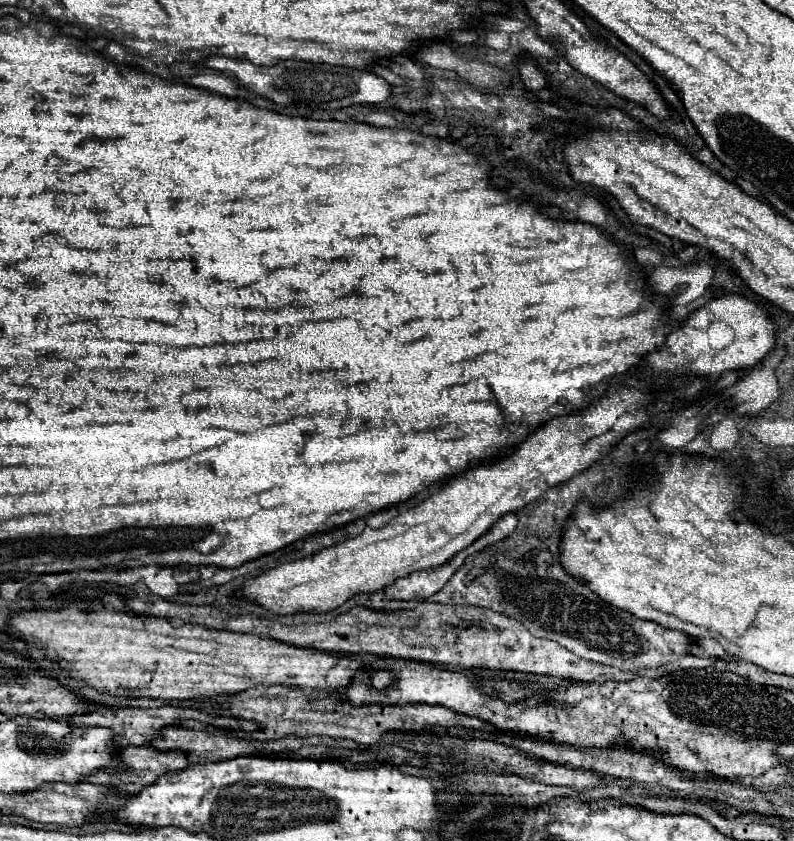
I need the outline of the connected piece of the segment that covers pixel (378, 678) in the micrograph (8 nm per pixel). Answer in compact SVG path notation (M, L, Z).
M380 669L380 671L372 671L370 679L376 689L386 689L394 681L394 673L388 669Z

